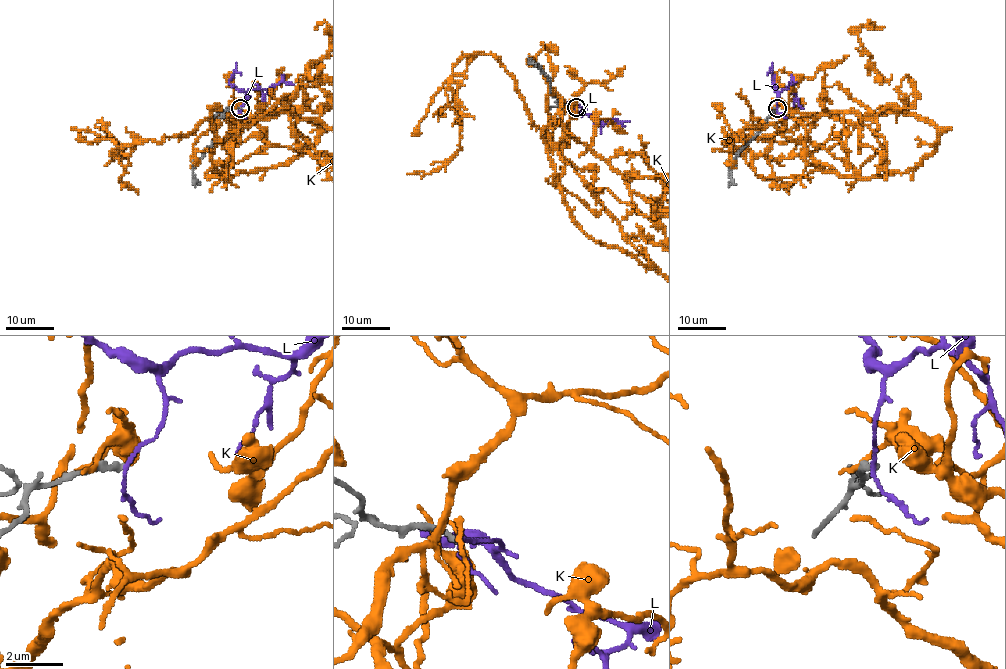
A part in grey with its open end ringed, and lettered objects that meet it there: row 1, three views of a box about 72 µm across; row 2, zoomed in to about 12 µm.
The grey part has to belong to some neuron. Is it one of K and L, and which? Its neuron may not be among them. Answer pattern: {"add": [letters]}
{"add": []}

